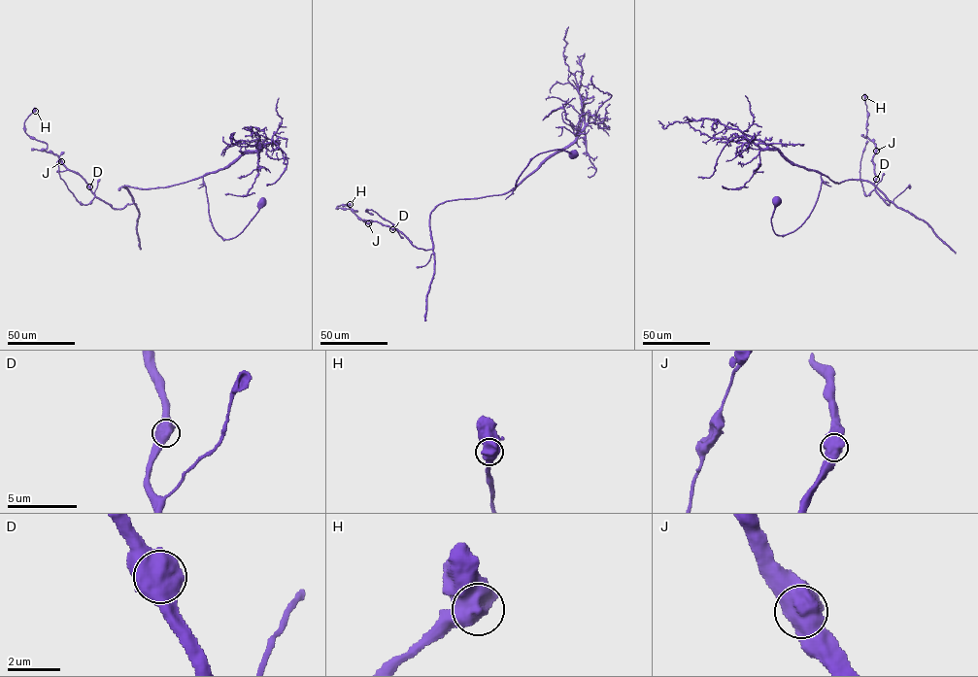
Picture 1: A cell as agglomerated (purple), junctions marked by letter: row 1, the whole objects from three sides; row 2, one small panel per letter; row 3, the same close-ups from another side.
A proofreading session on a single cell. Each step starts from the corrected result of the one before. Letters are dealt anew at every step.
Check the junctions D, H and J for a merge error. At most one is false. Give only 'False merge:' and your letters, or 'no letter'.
False merge: no letter

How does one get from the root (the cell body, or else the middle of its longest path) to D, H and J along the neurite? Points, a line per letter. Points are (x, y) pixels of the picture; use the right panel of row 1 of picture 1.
D: (777, 202), (772, 228), (788, 234), (812, 210), (822, 174), (835, 183), (869, 181), (889, 205), (876, 179)
H: (777, 202), (779, 235), (809, 215), (822, 174), (869, 181), (889, 205), (875, 189), (864, 97)
J: (777, 202), (779, 235), (809, 215), (822, 174), (869, 181), (889, 205), (875, 189), (876, 151)

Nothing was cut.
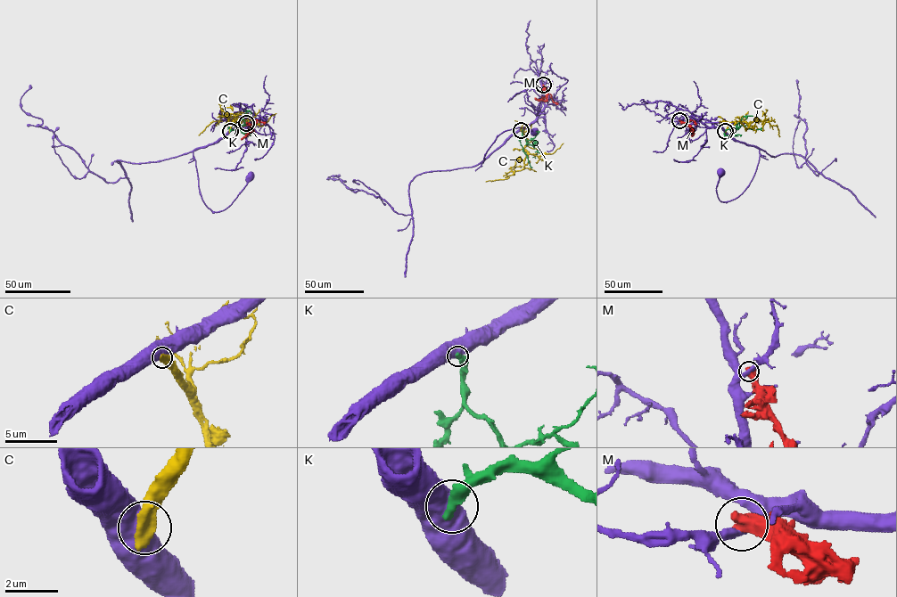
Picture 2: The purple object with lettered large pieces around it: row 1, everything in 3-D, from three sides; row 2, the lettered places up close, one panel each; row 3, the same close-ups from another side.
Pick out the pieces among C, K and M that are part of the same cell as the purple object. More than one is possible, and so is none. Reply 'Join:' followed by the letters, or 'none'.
Join: none

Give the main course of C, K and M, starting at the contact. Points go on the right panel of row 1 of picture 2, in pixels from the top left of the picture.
C: (726, 131), (733, 122), (749, 123), (768, 119), (771, 126), (777, 126), (779, 136)
K: (725, 131), (741, 126), (761, 130)
M: (678, 120), (689, 126), (691, 135)

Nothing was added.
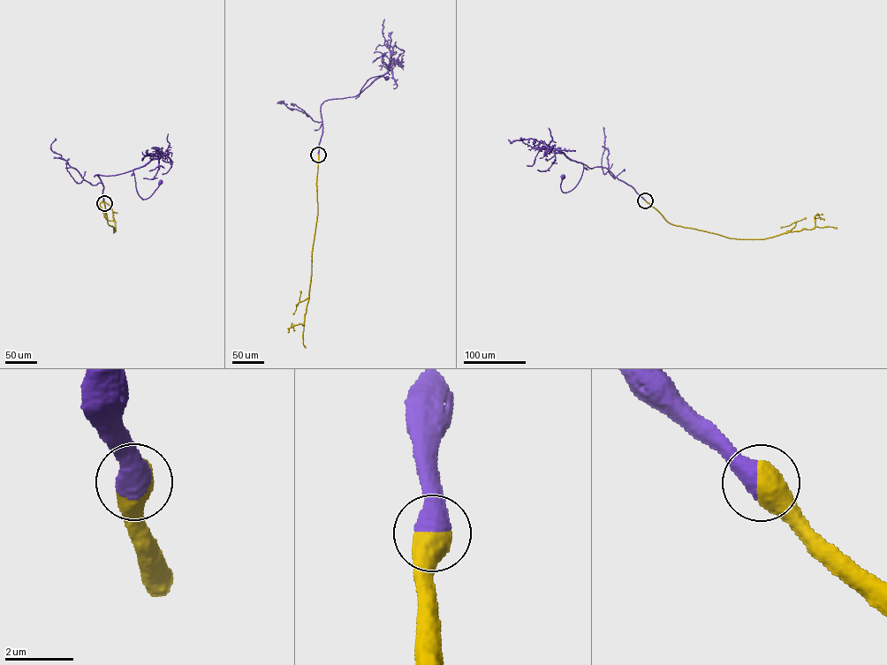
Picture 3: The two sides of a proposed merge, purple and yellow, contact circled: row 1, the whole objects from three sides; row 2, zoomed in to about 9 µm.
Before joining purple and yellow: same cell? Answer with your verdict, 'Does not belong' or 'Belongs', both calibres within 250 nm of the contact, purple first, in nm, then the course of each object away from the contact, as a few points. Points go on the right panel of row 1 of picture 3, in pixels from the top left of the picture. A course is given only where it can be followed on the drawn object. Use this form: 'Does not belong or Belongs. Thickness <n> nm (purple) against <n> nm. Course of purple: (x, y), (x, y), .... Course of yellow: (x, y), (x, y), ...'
Belongs. Thickness 650 nm (purple) against 750 nm. Course of purple: (645, 200), (632, 186), (603, 167), (589, 168), (584, 164), (578, 184), (566, 192), (561, 189), (563, 177). Course of yellow: (645, 200), (670, 223), (739, 239), (764, 238), (811, 230), (814, 225), (816, 215), (824, 220)

